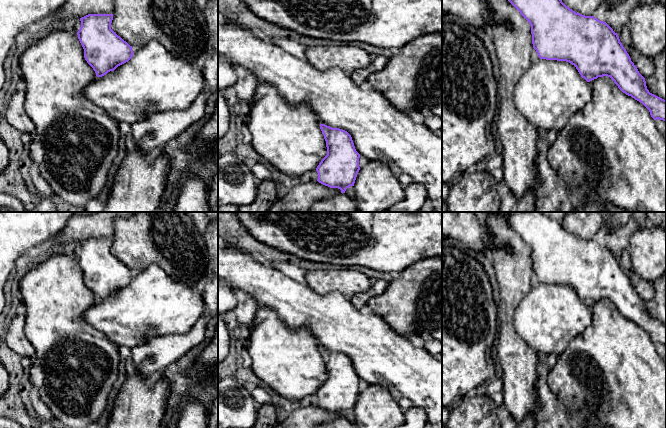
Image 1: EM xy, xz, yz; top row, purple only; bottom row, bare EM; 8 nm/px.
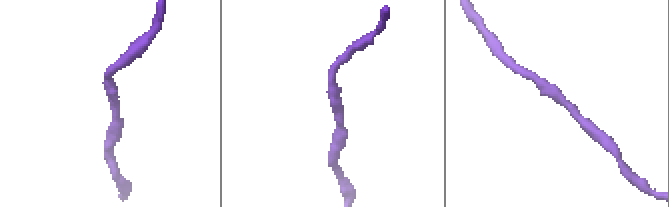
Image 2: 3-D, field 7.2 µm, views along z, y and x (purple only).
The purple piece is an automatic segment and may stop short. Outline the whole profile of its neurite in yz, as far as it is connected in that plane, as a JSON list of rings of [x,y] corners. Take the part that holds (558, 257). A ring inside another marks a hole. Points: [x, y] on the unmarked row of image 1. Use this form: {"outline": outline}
{"outline": [[[508,212],[506,221],[531,249],[533,272],[540,283],[569,286],[587,306],[610,301],[623,317],[642,327],[654,344],[666,346],[666,324],[649,316],[618,258],[606,246],[576,237],[560,221],[541,212]]]}

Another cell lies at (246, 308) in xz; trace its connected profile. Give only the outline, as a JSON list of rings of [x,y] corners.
[[[235,290],[234,294],[237,298],[237,306],[233,312],[237,316],[240,326],[246,326],[251,331],[258,306],[246,292]]]

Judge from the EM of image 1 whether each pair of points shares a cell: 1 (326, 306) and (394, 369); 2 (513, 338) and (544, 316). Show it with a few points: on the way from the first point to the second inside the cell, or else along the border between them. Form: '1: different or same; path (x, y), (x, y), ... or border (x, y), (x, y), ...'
1: same; path (343, 323), (351, 331), (358, 333), (377, 352)
2: different; border (515, 311), (514, 328), (534, 351)

